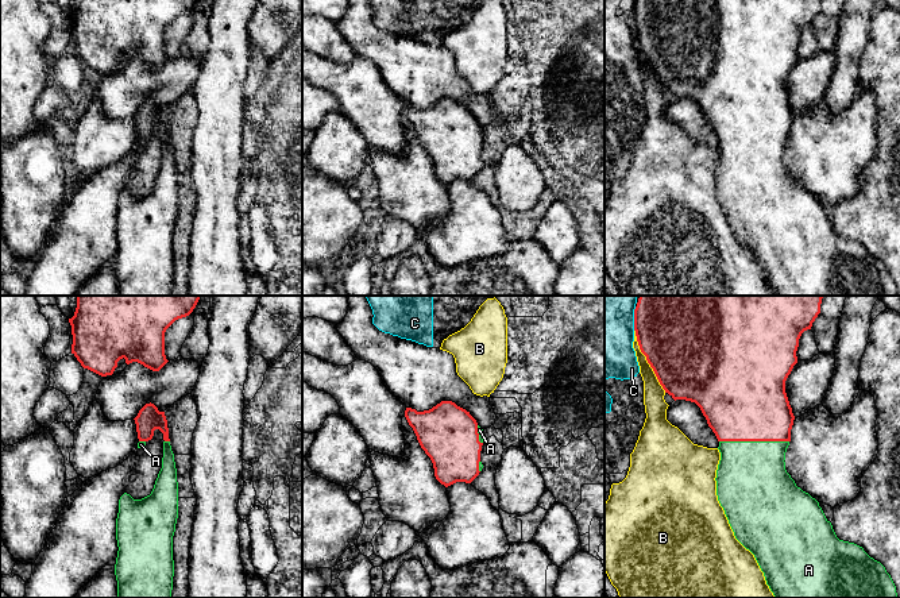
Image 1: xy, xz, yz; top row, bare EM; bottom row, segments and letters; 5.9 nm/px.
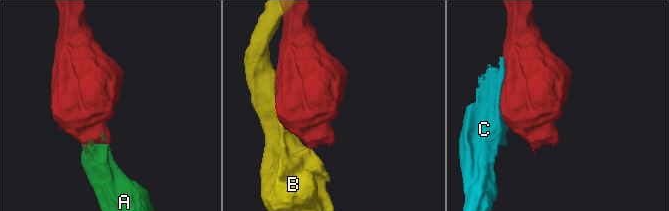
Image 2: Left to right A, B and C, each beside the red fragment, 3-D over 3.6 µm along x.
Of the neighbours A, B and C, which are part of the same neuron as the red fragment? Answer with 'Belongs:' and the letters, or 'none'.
Belongs: A

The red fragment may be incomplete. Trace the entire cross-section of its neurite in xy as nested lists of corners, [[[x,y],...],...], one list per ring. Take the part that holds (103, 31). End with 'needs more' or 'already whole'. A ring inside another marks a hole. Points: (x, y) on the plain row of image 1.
[[[77,0],[72,23],[72,51],[84,66],[101,74],[112,73],[120,57],[159,69],[169,58],[165,30],[178,16],[189,13],[197,0]]]; already whole

